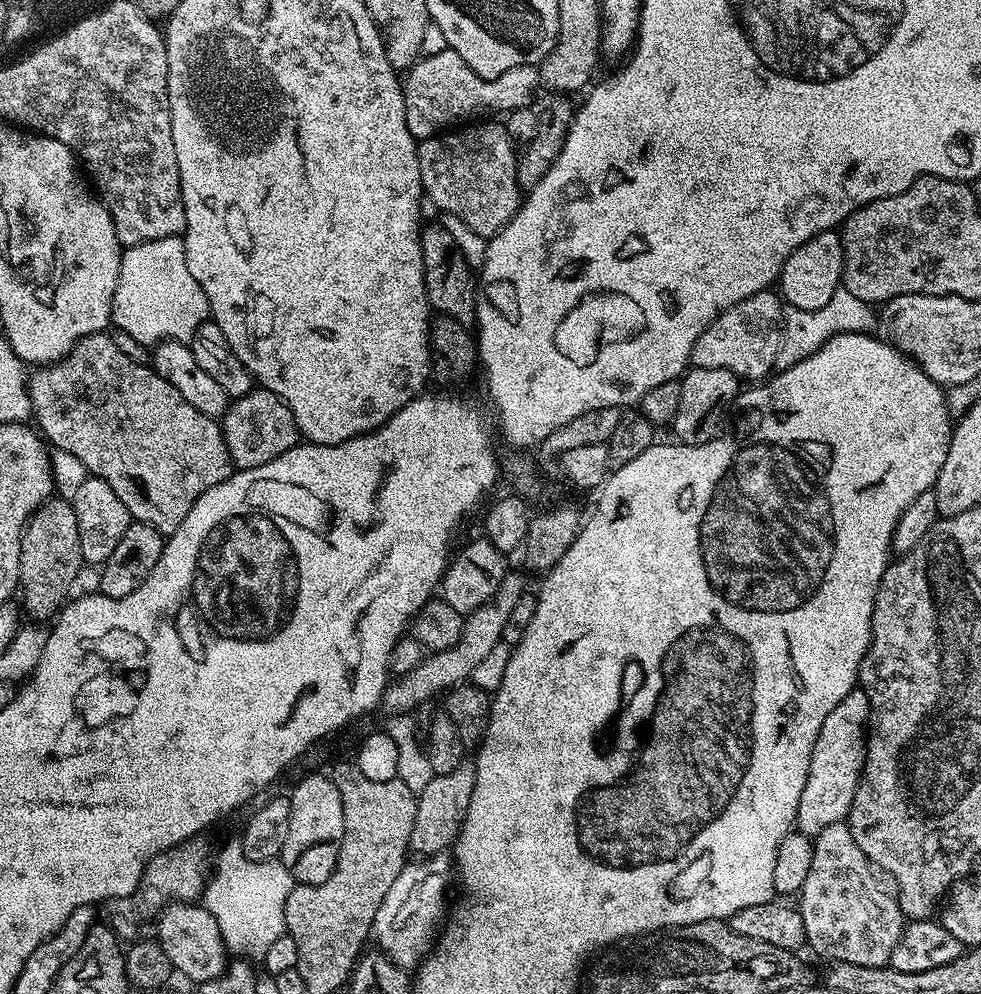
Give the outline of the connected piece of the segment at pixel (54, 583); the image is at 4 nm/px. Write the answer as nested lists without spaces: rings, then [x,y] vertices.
[[[59,496],[51,497],[28,520],[20,543],[19,587],[24,608],[32,615],[29,617],[36,622],[51,621],[69,599],[69,592],[83,568],[76,511],[69,501]]]

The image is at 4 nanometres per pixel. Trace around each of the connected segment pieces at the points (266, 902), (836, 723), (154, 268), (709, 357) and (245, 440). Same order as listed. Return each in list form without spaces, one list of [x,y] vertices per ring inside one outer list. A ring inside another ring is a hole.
[[[239,839],[232,841],[214,856],[214,867],[204,885],[203,907],[218,922],[227,947],[257,948],[261,953],[270,950],[277,938],[286,934],[286,898],[290,898],[294,881],[286,866],[267,860],[259,864],[242,854]]]
[[[853,688],[822,722],[818,742],[814,742],[814,754],[810,758],[810,774],[806,774],[806,786],[798,802],[795,827],[805,836],[814,838],[826,826],[847,821],[848,811],[854,802],[860,772],[864,768],[864,750],[868,731],[870,702],[863,688]]]
[[[180,236],[142,242],[135,244],[133,248],[124,248],[121,251],[118,286],[112,299],[111,323],[117,324],[130,339],[149,346],[155,346],[162,340],[188,342],[198,330],[198,326],[209,319],[209,316],[208,299],[198,278],[194,278],[194,274],[190,274],[190,266],[186,266],[186,250]]]
[[[772,290],[759,292],[730,306],[730,310],[710,322],[698,342],[694,342],[691,367],[730,370],[745,381],[763,381],[776,368],[778,350],[784,337],[784,310],[781,297]]]
[[[259,386],[253,387],[252,391],[244,396],[235,397],[229,403],[222,417],[222,427],[228,456],[237,469],[266,466],[266,462],[286,454],[286,450],[295,448],[301,439],[294,422],[294,414],[285,400]]]

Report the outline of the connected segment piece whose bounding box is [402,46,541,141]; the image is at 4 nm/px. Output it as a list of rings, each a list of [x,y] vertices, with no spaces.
[[[444,46],[441,49],[441,52],[429,51],[417,60],[407,69],[402,80],[406,126],[417,141],[451,129],[461,122],[487,117],[484,116],[487,112],[509,114],[516,108],[529,107],[536,96],[536,88],[541,87],[540,69],[535,64],[516,66],[514,70],[508,70],[498,78],[487,80],[474,74],[474,70],[470,70],[470,66],[462,62],[462,58],[453,48]]]

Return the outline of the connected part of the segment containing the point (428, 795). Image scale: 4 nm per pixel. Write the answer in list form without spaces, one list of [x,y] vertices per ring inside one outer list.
[[[465,762],[458,766],[458,770],[450,770],[450,774],[435,775],[422,789],[416,798],[416,813],[414,814],[414,830],[410,830],[409,849],[420,858],[436,858],[440,853],[451,849],[460,835],[460,828],[464,825],[466,810],[470,810],[470,797],[474,795],[474,782],[476,781],[476,765]]]

